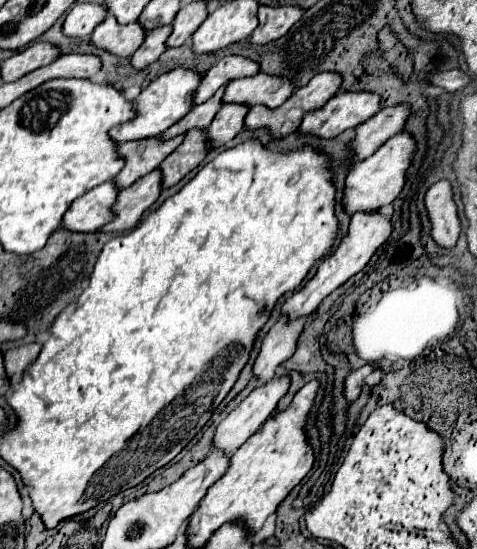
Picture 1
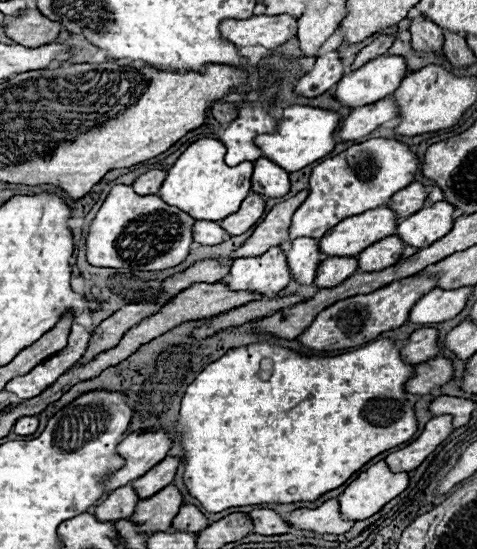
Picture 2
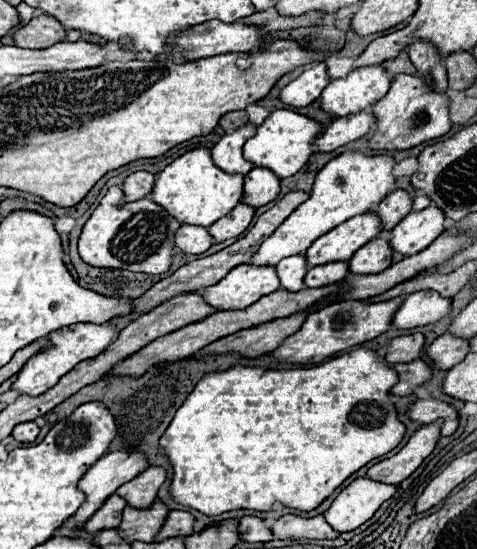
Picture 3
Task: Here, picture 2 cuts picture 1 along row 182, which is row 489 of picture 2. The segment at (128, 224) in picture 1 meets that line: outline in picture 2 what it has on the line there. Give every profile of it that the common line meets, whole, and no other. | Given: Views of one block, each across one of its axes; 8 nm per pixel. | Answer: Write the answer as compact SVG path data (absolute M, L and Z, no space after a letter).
M164 458L160 464L156 464L156 468L150 468L144 476L140 476L140 480L132 480L130 486L136 490L140 500L146 500L174 480L178 464L180 462L176 458Z

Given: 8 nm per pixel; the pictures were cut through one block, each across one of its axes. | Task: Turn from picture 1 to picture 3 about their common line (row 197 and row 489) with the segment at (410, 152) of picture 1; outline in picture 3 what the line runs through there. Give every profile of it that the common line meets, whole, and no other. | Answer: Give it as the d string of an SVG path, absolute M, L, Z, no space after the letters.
M368 476L356 478L346 486L332 506L324 512L328 524L338 532L350 532L370 520L382 502L390 500L398 490L398 484L376 482Z

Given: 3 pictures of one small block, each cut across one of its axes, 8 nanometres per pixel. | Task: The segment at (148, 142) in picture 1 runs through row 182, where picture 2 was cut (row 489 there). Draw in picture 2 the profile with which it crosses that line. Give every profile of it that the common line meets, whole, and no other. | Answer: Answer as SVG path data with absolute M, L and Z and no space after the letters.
M124 486L124 488L116 488L116 492L110 492L108 498L96 506L96 518L100 522L116 522L116 520L124 520L130 518L134 512L134 506L140 498L136 496L136 492L132 490L132 486Z

